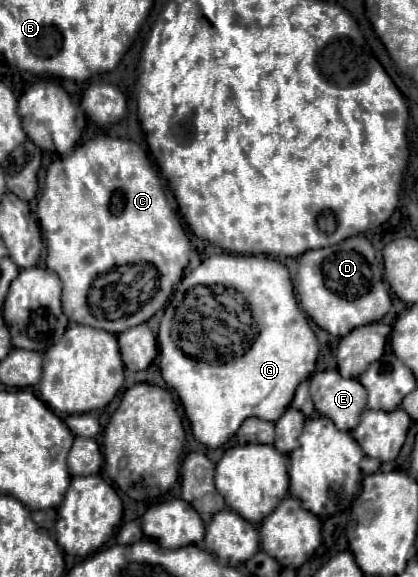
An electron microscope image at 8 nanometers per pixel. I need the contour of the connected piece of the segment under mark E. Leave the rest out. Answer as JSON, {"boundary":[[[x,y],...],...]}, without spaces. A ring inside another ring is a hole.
{"boundary":[[[336,369],[316,373],[310,379],[310,395],[316,411],[334,421],[342,431],[352,431],[366,409],[366,389],[358,379],[344,379]]]}

